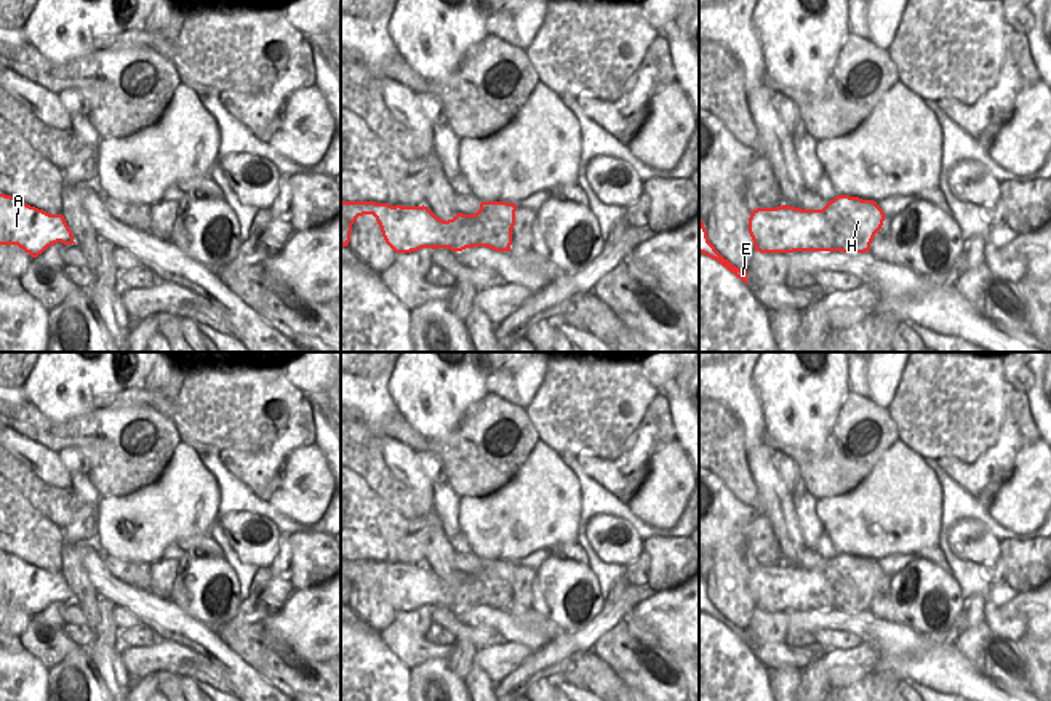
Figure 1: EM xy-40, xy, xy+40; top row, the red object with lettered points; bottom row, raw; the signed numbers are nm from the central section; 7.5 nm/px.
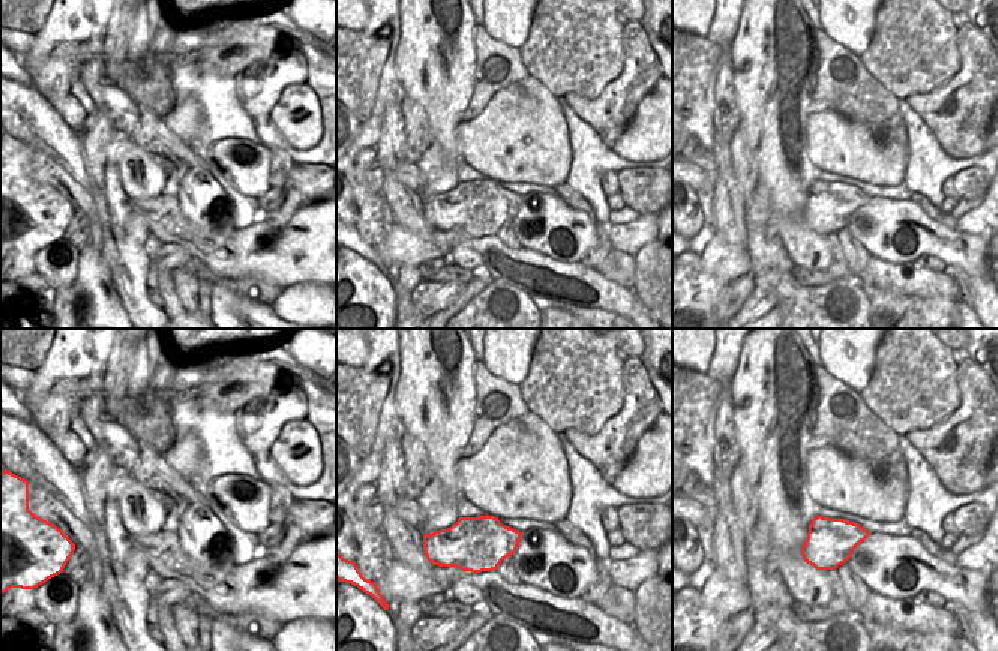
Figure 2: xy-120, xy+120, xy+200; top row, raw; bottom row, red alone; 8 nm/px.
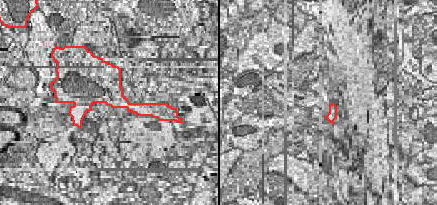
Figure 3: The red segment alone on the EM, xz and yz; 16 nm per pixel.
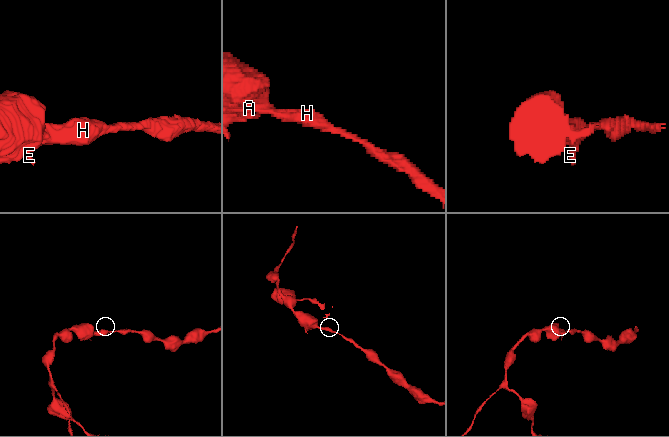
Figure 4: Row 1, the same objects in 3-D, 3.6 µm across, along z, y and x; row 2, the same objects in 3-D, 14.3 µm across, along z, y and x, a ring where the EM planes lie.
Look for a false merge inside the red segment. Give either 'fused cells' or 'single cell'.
single cell

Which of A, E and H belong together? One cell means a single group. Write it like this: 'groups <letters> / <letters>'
groups A E H

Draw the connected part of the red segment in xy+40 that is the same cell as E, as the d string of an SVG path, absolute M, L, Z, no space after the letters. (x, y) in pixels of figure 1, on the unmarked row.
M699 576L699 611L707 613L709 616L718 619L723 626L726 626L729 631L733 631L737 637L741 637L747 643L747 629L737 627L715 608L715 605L709 600L707 589L701 576Z

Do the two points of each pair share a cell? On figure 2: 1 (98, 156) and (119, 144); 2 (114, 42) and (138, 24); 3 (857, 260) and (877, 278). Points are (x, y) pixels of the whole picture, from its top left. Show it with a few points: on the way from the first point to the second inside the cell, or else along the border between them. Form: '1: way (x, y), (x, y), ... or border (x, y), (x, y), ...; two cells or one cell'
1: border (114, 131), (107, 147), (107, 164); two cells
2: border (125, 18), (129, 60); two cells
3: border (871, 255), (859, 276); two cells

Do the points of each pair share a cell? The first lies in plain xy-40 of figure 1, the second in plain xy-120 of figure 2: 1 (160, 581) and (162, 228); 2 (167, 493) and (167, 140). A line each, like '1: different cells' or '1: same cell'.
1: different cells
2: different cells

